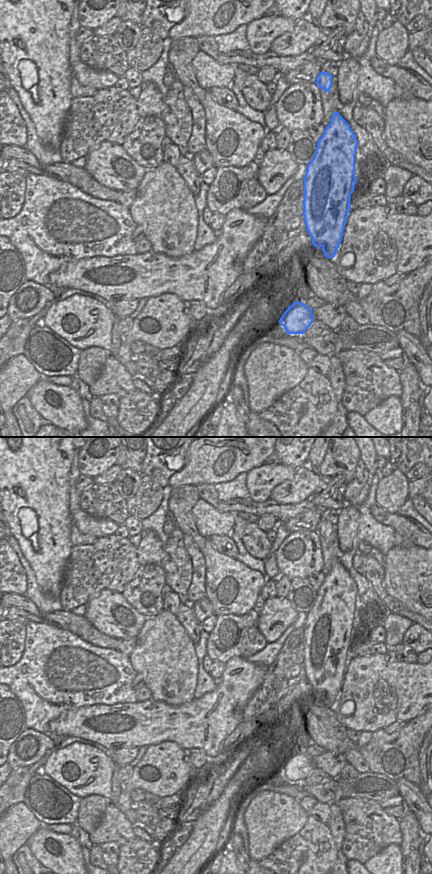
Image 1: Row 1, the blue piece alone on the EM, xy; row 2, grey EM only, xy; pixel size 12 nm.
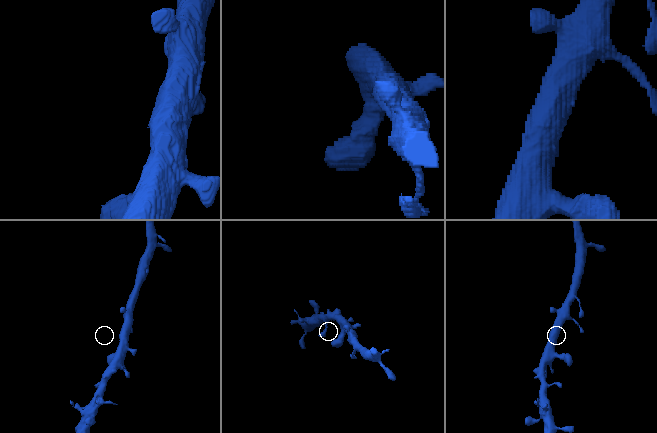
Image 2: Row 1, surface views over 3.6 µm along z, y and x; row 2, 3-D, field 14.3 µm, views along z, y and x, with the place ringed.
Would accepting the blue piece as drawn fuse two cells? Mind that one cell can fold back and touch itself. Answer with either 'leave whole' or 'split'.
leave whole

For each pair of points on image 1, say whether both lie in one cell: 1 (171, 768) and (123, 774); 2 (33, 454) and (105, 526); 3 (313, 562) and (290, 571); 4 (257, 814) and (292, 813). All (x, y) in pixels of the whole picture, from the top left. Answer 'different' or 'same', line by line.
1: different
2: different
3: same
4: same

